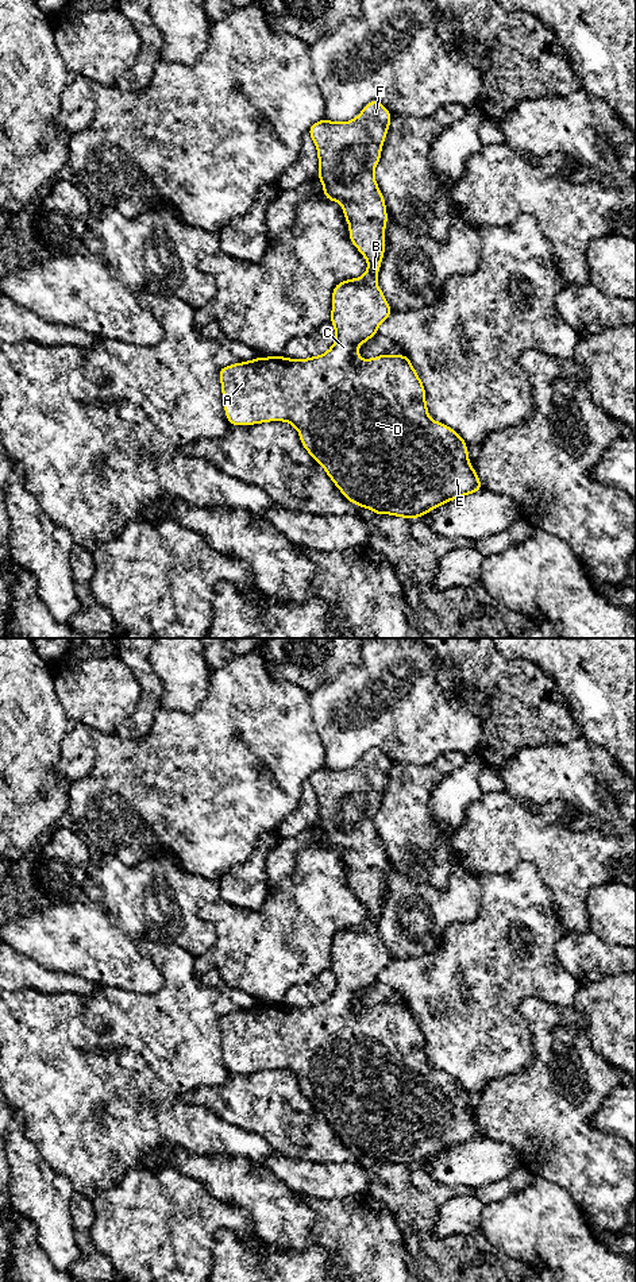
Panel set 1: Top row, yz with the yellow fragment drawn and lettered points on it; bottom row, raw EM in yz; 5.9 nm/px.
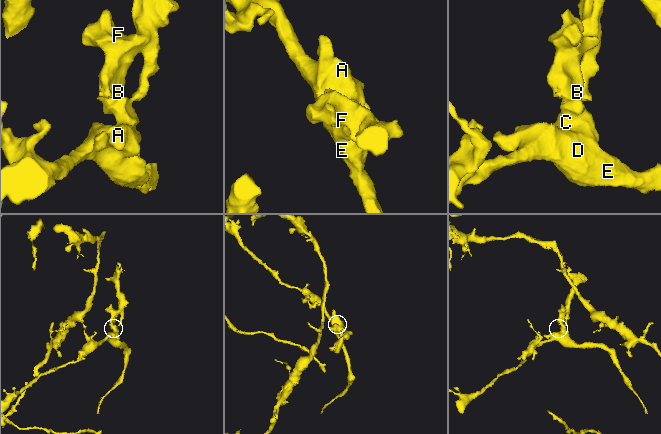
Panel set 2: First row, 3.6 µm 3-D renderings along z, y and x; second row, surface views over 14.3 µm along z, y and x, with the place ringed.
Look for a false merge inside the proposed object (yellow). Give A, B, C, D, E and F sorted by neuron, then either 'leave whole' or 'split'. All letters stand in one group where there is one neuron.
A C D E / B F | split

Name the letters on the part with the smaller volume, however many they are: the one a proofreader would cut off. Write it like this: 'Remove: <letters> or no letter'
Remove: B, F

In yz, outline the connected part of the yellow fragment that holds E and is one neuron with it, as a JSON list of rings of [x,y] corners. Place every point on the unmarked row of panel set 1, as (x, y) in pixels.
[[[339,930],[332,939],[334,993],[325,1001],[308,1007],[255,1005],[219,1016],[223,1053],[230,1073],[290,1070],[298,1078],[302,1094],[351,1151],[374,1162],[420,1166],[443,1151],[483,1136],[469,1111],[466,1088],[443,1070],[429,1066],[425,1036],[408,1003],[361,1007],[358,995],[377,982],[378,973],[390,961],[390,953],[377,932]]]

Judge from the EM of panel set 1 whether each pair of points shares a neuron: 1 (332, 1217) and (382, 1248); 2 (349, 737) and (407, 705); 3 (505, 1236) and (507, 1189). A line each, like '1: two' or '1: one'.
1: one
2: one
3: two

